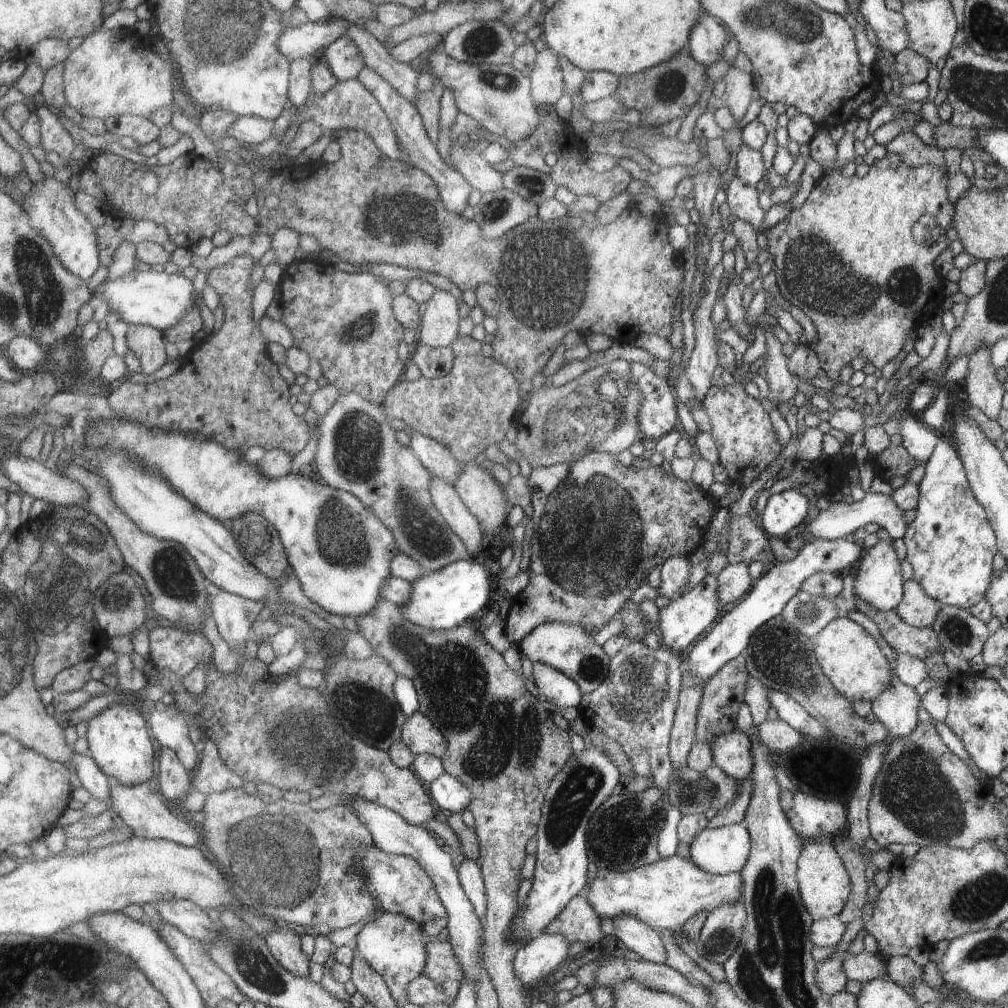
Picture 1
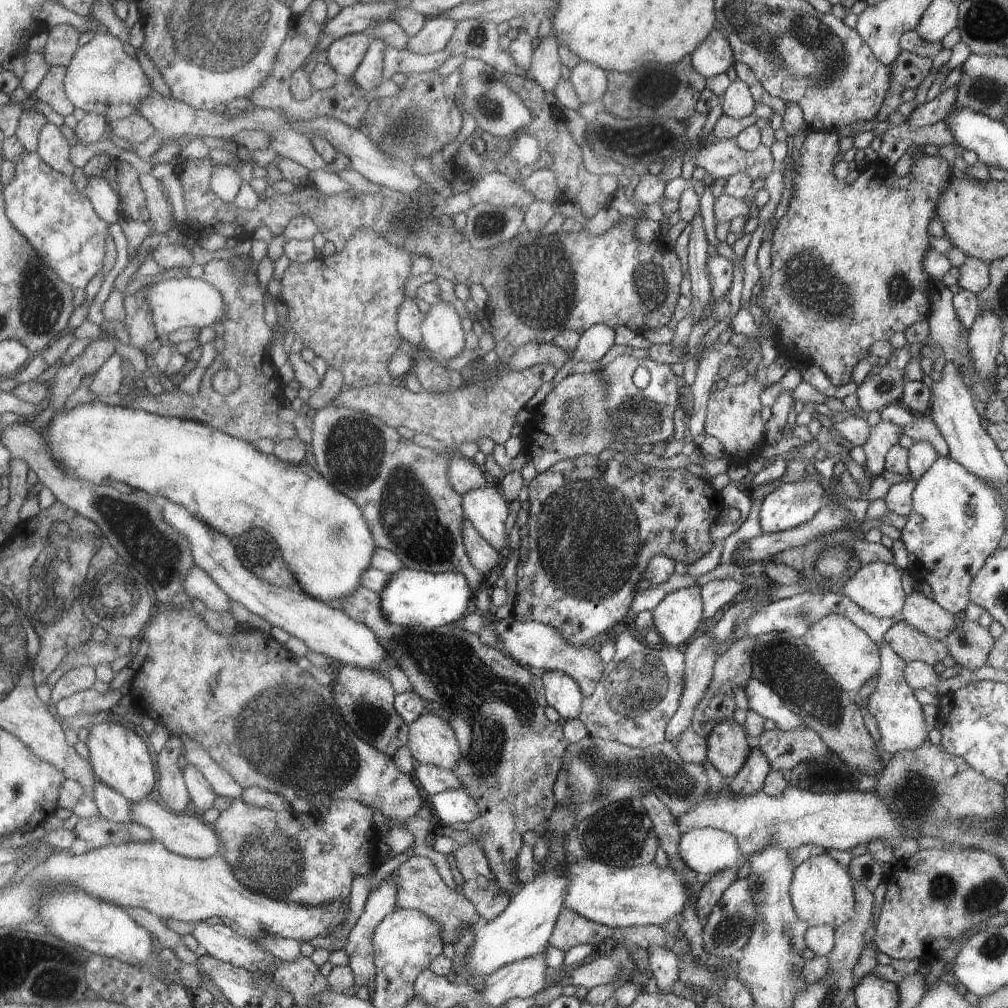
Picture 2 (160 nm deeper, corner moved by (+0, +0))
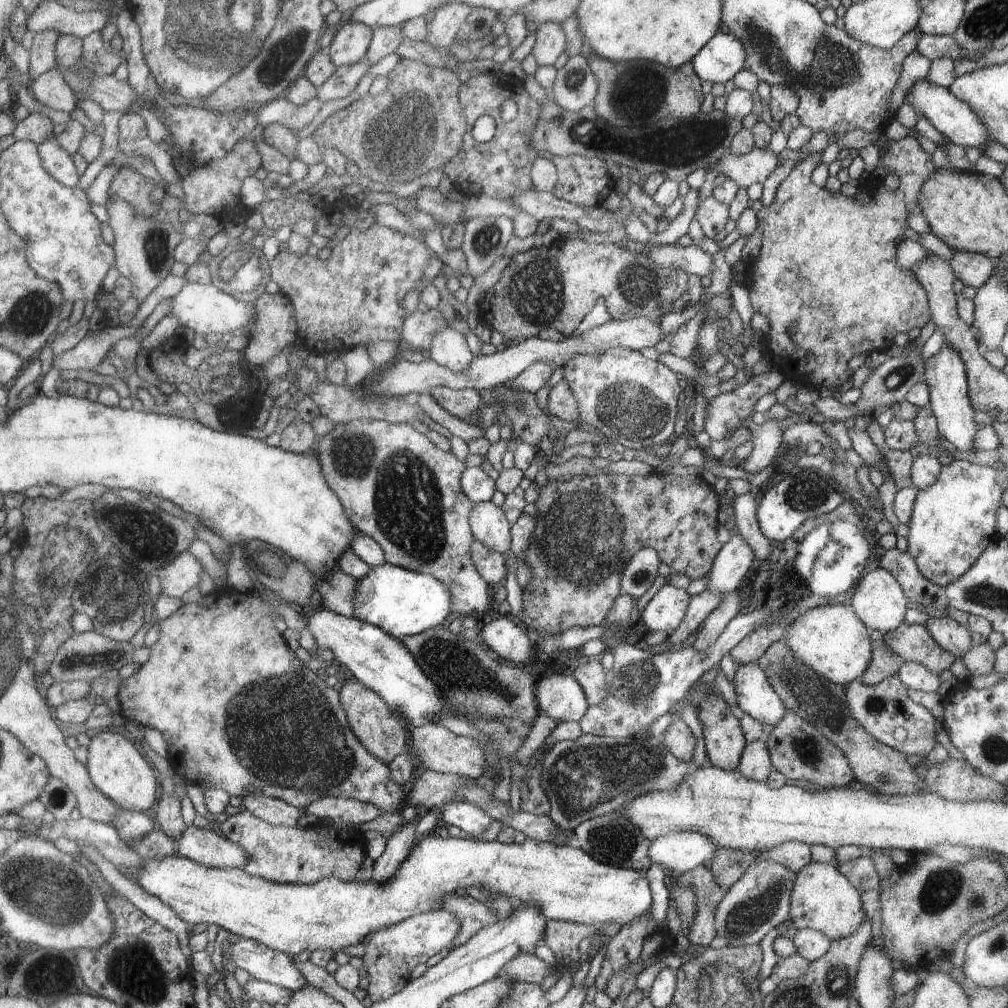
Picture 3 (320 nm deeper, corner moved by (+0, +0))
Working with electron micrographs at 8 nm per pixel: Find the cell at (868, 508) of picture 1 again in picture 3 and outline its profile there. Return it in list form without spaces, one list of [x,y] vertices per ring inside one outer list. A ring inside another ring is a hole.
[[[736,531],[731,532],[729,542],[723,545],[715,558],[706,586],[710,592],[723,595],[738,589],[752,566],[753,550],[741,535],[737,534]]]

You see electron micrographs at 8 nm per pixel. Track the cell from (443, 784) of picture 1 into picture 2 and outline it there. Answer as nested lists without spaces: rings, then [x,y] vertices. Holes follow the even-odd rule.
[[[464,788],[442,791],[429,796],[428,804],[435,819],[441,826],[470,824],[481,814],[477,802]]]

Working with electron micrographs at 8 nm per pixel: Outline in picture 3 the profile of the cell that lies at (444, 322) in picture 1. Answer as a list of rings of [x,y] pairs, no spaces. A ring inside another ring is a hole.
[[[450,326],[443,328],[432,339],[430,359],[455,373],[463,373],[475,356],[470,351],[466,337]]]

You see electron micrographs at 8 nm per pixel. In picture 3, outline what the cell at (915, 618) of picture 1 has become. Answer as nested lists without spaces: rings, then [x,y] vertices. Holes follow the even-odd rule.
[[[949,616],[941,619],[932,617],[926,625],[937,645],[956,658],[973,647],[972,633]]]

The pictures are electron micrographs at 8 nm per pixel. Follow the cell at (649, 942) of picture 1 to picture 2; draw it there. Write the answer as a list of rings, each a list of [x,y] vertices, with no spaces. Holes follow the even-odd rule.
[[[661,946],[648,948],[647,950],[650,970],[652,970],[650,976],[654,976],[660,993],[672,993],[672,986],[674,986],[676,980],[680,979],[679,972],[682,968],[677,954],[665,950]]]

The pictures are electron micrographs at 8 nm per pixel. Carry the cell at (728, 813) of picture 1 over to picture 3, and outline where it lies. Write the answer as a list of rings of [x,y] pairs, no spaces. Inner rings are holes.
[[[764,740],[747,742],[737,769],[746,777],[765,781],[772,770],[771,758]]]

